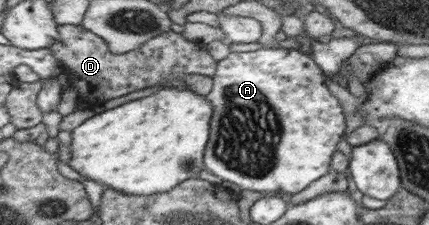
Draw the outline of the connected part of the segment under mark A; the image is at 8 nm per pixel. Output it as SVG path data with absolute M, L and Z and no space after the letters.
M280 46L230 52L224 59L217 61L216 71L211 77L211 90L205 95L210 97L210 103L214 105L214 125L209 125L210 145L206 145L208 172L222 181L238 185L244 191L282 191L290 195L326 175L331 168L334 147L346 127L342 107L336 97L328 93L322 72L308 54Z

